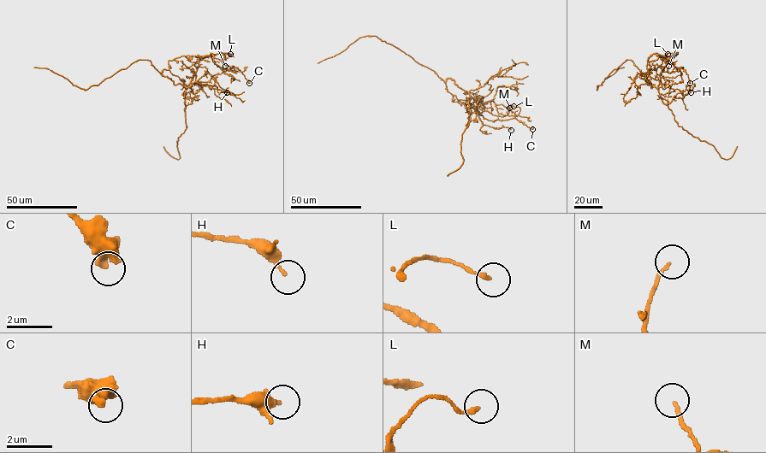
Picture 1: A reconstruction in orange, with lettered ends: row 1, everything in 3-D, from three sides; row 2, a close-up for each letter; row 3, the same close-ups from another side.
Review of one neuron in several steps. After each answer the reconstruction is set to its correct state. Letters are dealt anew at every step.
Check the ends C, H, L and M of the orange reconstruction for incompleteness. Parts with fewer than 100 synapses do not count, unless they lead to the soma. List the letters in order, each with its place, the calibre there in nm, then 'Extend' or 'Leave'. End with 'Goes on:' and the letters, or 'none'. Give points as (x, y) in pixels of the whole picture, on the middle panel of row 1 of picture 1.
C: Place: (532, 129). Thickness 460 nm. Leave
H: Place: (511, 130). Thickness 170 nm. Leave
L: Place: (513, 106). Thickness 170 nm. Leave
M: Place: (509, 108). Thickness 130 nm. Leave
Goes on: none

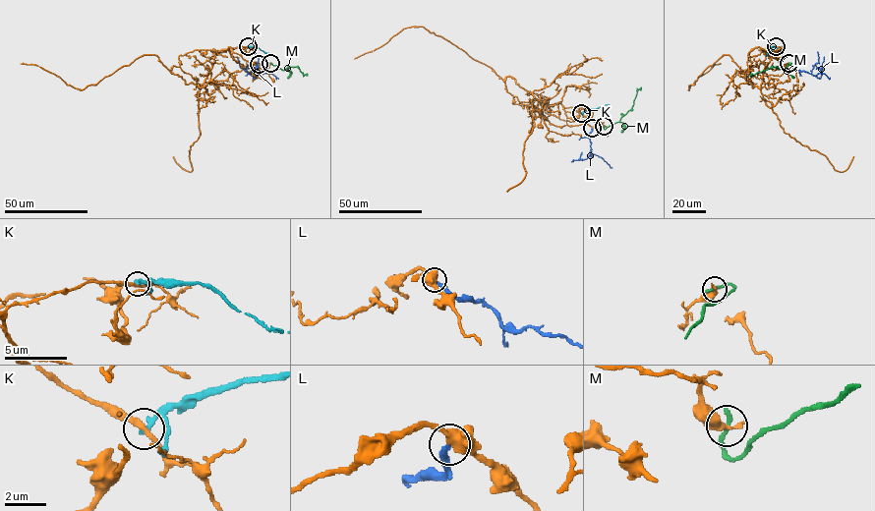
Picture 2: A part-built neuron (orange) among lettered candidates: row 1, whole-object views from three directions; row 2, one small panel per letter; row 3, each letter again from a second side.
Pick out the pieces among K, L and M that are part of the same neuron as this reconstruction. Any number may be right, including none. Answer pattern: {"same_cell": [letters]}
{"same_cell": []}

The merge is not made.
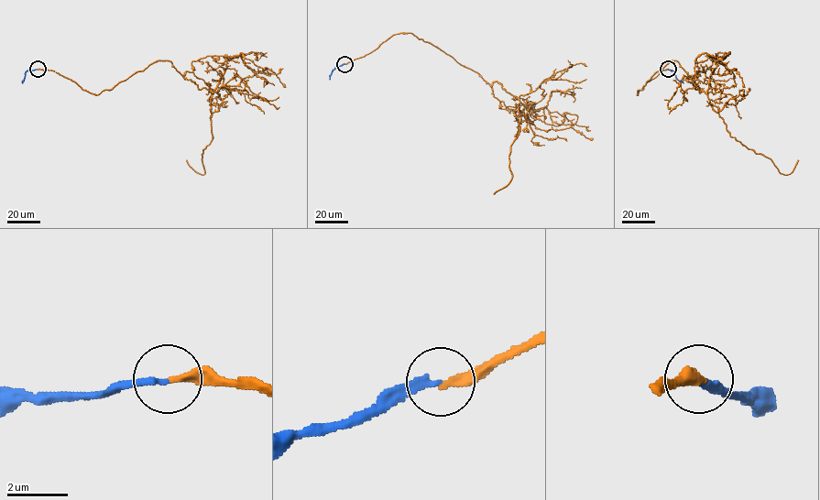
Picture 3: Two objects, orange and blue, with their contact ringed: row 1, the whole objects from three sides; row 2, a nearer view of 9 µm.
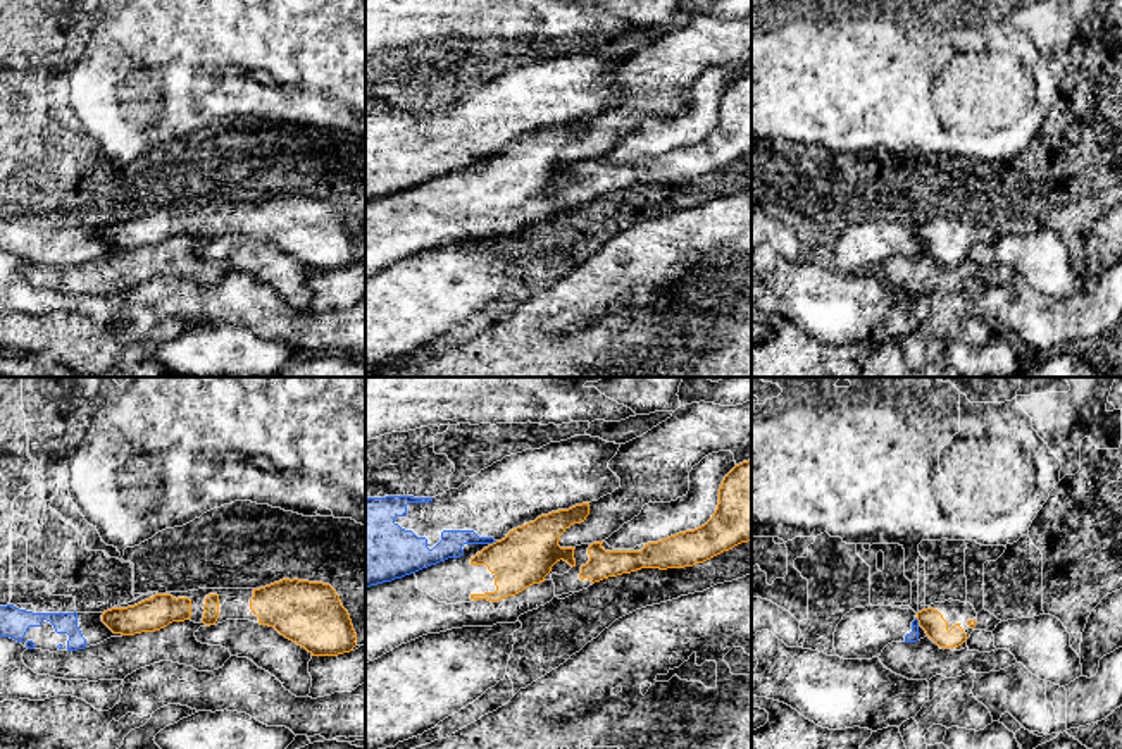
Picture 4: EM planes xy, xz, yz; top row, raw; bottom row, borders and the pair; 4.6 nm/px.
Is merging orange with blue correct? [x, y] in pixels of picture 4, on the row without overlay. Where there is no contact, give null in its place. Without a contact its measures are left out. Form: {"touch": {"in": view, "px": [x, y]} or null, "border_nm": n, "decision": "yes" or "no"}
{"touch": {"in": "xz", "px": [493, 157]}, "border_nm": 40, "decision": "no"}

